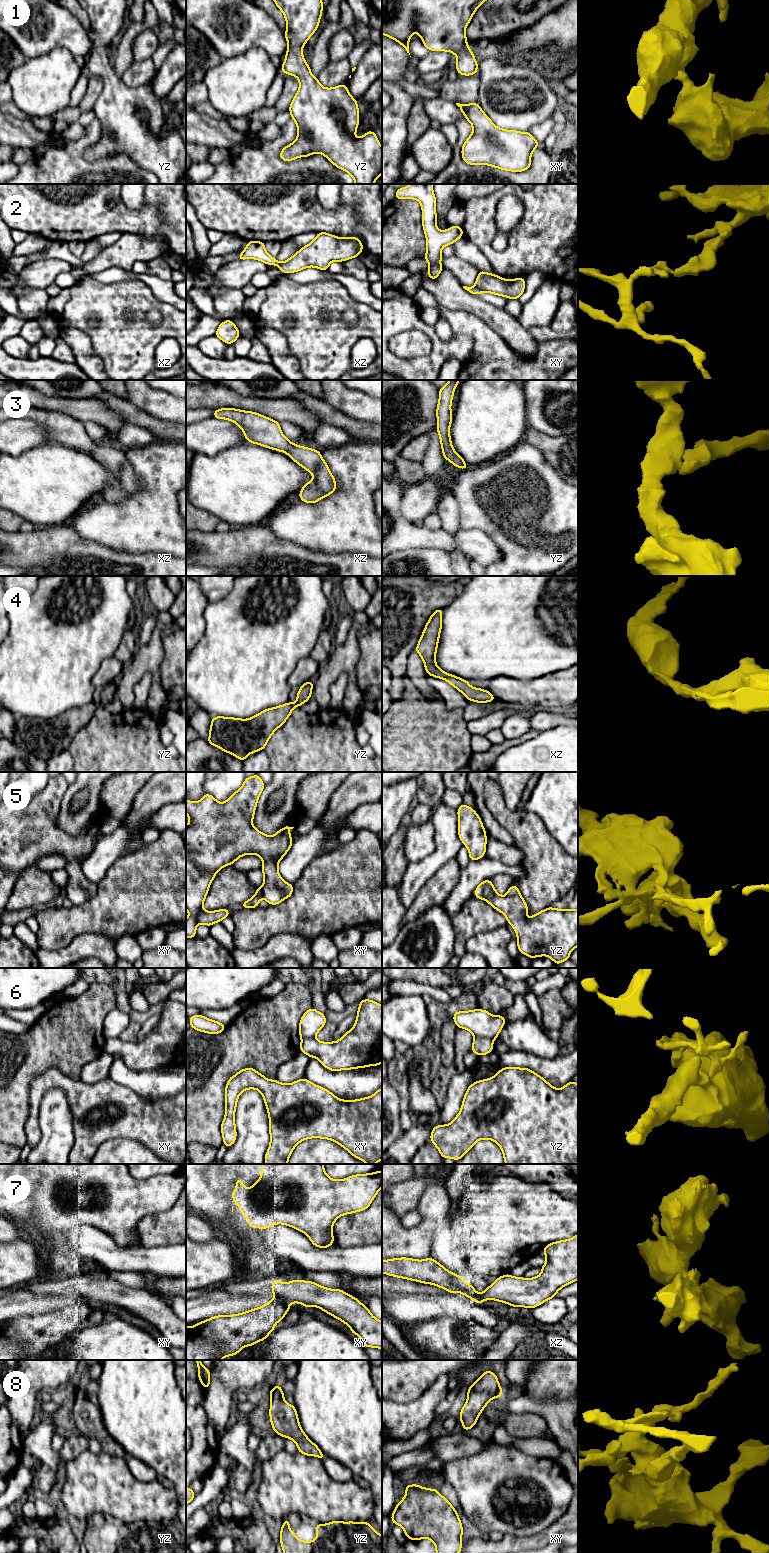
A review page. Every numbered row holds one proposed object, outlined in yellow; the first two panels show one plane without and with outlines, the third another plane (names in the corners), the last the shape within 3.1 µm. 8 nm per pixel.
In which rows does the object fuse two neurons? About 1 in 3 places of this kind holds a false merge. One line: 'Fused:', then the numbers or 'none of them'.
Fused: 2, 6, 7

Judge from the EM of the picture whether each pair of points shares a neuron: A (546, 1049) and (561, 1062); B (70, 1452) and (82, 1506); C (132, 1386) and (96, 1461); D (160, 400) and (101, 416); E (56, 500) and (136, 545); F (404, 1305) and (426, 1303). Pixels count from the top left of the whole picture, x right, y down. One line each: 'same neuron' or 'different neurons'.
A: different neurons
B: different neurons
C: different neurons
D: different neurons
E: different neurons
F: same neuron

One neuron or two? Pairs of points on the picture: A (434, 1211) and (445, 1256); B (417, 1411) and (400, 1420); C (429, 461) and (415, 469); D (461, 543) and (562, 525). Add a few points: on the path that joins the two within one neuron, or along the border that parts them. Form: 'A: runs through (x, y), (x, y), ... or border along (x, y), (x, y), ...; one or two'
A: border along (449, 1210), (443, 1219), (422, 1220); two
B: runs through (413, 1415), (404, 1420); one
C: border along (429, 443), (422, 461), (422, 469), (425, 476); two
D: border along (468, 529), (483, 530), (498, 547), (501, 559); two

